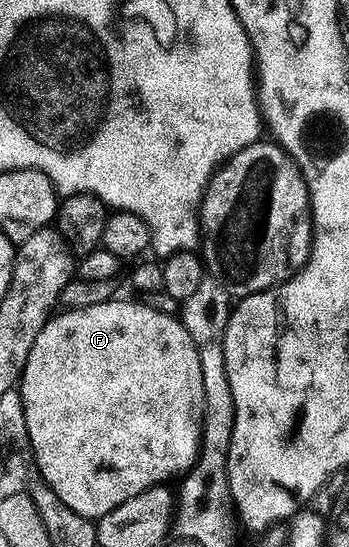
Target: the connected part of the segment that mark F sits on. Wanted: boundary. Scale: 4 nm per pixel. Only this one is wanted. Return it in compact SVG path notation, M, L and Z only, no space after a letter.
M113 297L102 305L90 305L90 309L77 311L65 310L64 315L53 314L48 323L38 333L38 341L34 341L34 349L30 349L30 357L26 361L24 376L20 378L18 390L22 397L22 405L26 413L26 429L30 433L32 451L36 455L36 464L40 476L51 487L52 492L74 513L84 515L93 521L118 509L122 501L130 501L130 497L138 497L151 487L167 484L168 479L183 476L196 466L196 457L200 453L200 430L204 420L204 390L202 389L202 365L198 361L198 347L183 322L164 311L155 311L144 303L127 303L121 297Z

